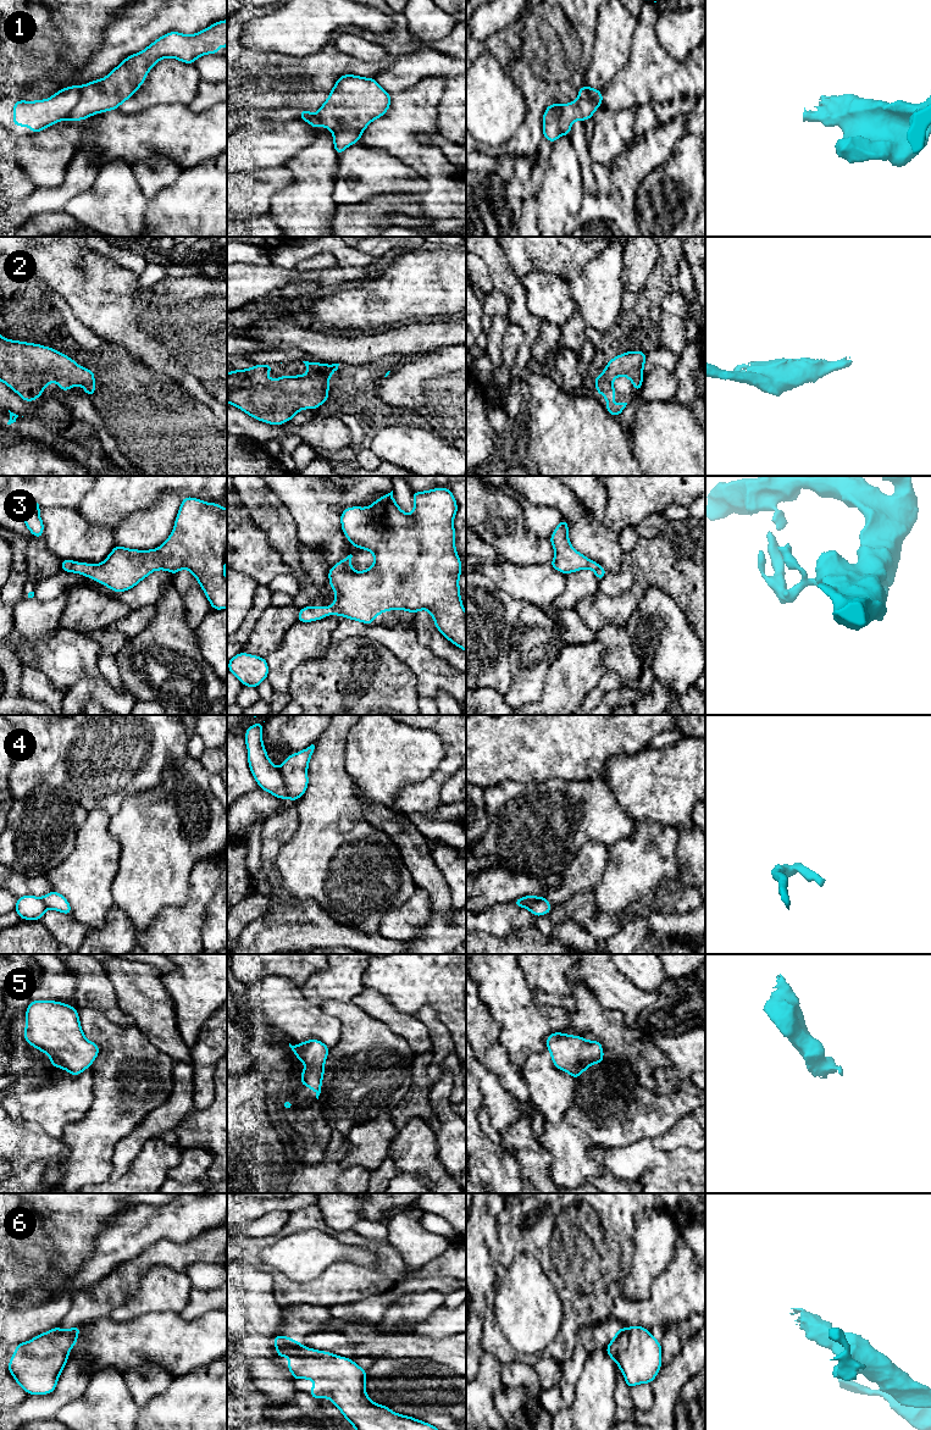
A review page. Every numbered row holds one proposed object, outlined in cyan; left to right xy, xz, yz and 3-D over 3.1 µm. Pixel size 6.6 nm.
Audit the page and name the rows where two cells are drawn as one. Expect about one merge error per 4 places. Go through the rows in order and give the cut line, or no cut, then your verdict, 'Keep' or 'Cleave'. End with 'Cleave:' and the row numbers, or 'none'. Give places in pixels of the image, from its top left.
1: Split along xy (79, 87), (79, 100), (67, 118). Cleave
2: No split. Keep
3: No split. Keep
4: Split along xz (278, 769), (287, 797). Cleave
5: No split. Keep
6: No split. Keep
Cleave: 1, 4

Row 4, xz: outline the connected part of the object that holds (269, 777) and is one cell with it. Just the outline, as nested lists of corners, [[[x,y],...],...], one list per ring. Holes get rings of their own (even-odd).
[[[264,722],[251,725],[246,728],[245,744],[248,747],[248,763],[260,788],[279,799],[284,799],[287,798],[287,787],[282,774],[268,759],[262,744]]]

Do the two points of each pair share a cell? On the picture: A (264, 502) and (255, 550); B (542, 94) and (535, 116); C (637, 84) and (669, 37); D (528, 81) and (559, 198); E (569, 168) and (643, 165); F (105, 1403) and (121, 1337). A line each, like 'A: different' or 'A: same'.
A: different
B: same
C: different
D: different
E: different
F: different

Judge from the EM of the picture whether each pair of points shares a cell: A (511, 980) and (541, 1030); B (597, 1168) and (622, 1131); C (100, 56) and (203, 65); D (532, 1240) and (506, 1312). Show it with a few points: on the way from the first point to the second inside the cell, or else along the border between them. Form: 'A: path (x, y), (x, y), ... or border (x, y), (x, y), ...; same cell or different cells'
A: path (511, 992), (511, 1001), (528, 1018); same cell
B: path (586, 1153), (586, 1147), (602, 1131), (608, 1131); same cell
C: border (149, 44), (142, 50), (128, 55), (103, 77); different cells
D: path (526, 1258), (525, 1293); same cell

